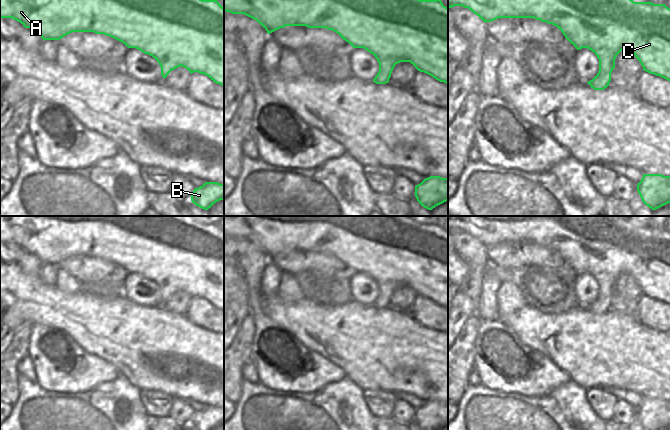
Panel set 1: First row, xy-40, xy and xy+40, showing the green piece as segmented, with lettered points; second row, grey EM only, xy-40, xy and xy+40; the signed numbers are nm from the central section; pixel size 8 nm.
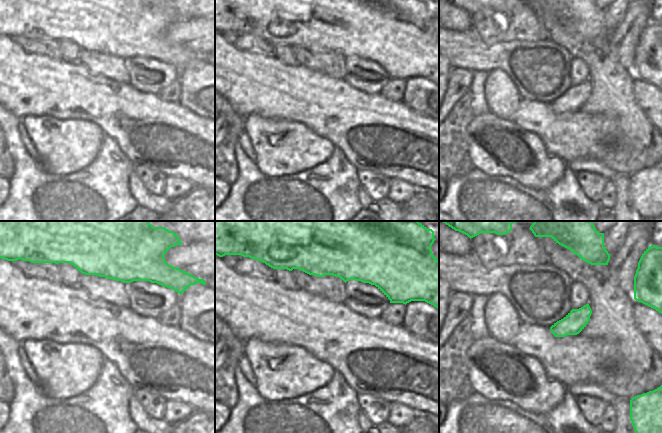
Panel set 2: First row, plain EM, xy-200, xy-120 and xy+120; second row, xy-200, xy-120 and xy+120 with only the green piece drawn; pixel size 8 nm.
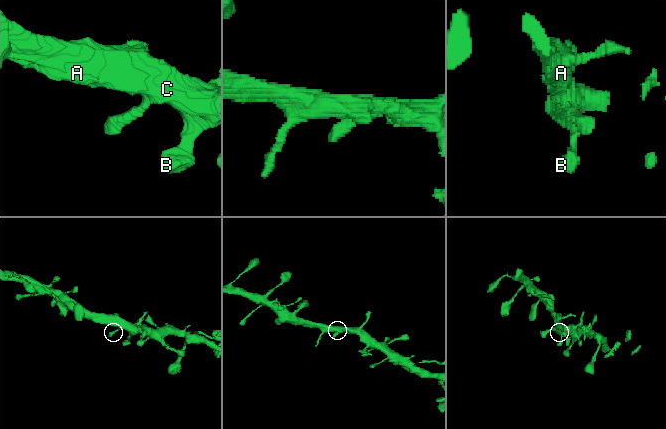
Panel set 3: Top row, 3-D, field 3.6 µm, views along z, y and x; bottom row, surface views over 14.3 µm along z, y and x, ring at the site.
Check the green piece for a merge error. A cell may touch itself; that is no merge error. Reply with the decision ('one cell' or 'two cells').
one cell

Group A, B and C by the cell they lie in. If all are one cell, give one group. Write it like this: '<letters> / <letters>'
A B C

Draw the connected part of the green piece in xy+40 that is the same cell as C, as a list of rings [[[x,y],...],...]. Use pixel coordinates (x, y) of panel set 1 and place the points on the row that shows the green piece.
[[[448,0],[448,7],[454,6],[468,8],[485,23],[498,18],[534,18],[556,26],[577,50],[588,48],[599,59],[597,75],[587,82],[594,90],[609,86],[615,59],[622,50],[630,50],[644,71],[670,81],[670,8],[665,4],[633,0]]]

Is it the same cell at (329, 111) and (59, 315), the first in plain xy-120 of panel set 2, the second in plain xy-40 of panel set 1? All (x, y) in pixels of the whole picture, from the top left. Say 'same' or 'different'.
same

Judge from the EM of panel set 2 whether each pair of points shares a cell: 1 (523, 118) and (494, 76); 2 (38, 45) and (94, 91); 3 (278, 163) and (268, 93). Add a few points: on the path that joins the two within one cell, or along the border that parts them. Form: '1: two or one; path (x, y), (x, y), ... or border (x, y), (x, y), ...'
1: two; border (520, 99), (511, 119)
2: two; border (31, 52), (61, 59)
3: two; border (249, 113), (295, 121)

